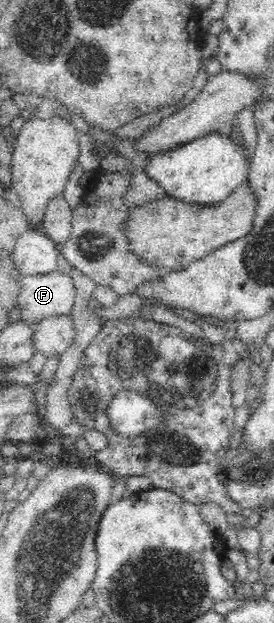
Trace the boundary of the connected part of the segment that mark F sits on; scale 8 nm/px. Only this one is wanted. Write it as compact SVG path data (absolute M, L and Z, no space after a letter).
M63 272L25 275L17 306L21 310L21 319L35 327L42 319L70 315L75 298L74 281Z

